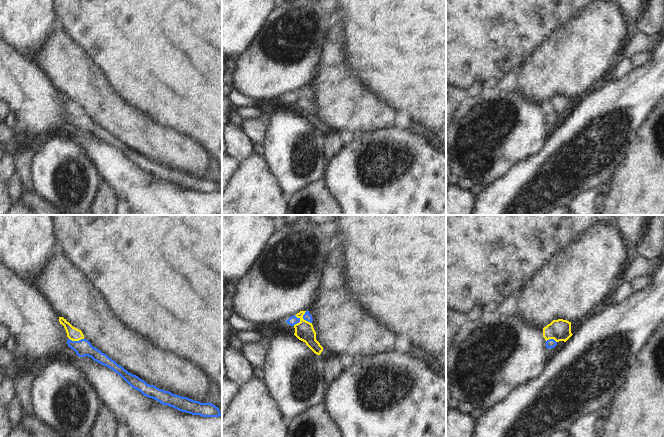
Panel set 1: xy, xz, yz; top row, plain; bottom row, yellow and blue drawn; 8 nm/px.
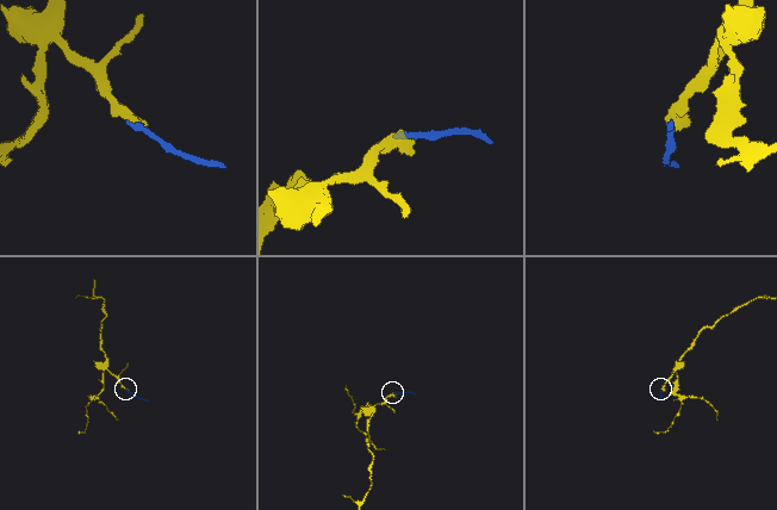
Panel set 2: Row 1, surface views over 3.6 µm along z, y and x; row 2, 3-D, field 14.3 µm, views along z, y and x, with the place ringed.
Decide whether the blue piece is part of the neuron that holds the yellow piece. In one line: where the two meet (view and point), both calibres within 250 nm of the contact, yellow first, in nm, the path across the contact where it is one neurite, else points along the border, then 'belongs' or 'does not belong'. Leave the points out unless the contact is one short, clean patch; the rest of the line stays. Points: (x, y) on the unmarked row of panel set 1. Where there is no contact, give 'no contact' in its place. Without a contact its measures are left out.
meets yellow in xz at (303, 95); 160 nm thick on the yellow side, 60 nm on the other; border along xz (305, 87), (303, 94), (311, 99); does not belong

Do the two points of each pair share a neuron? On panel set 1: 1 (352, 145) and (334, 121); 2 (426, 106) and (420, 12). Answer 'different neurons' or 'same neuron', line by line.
1: different neurons
2: same neuron

